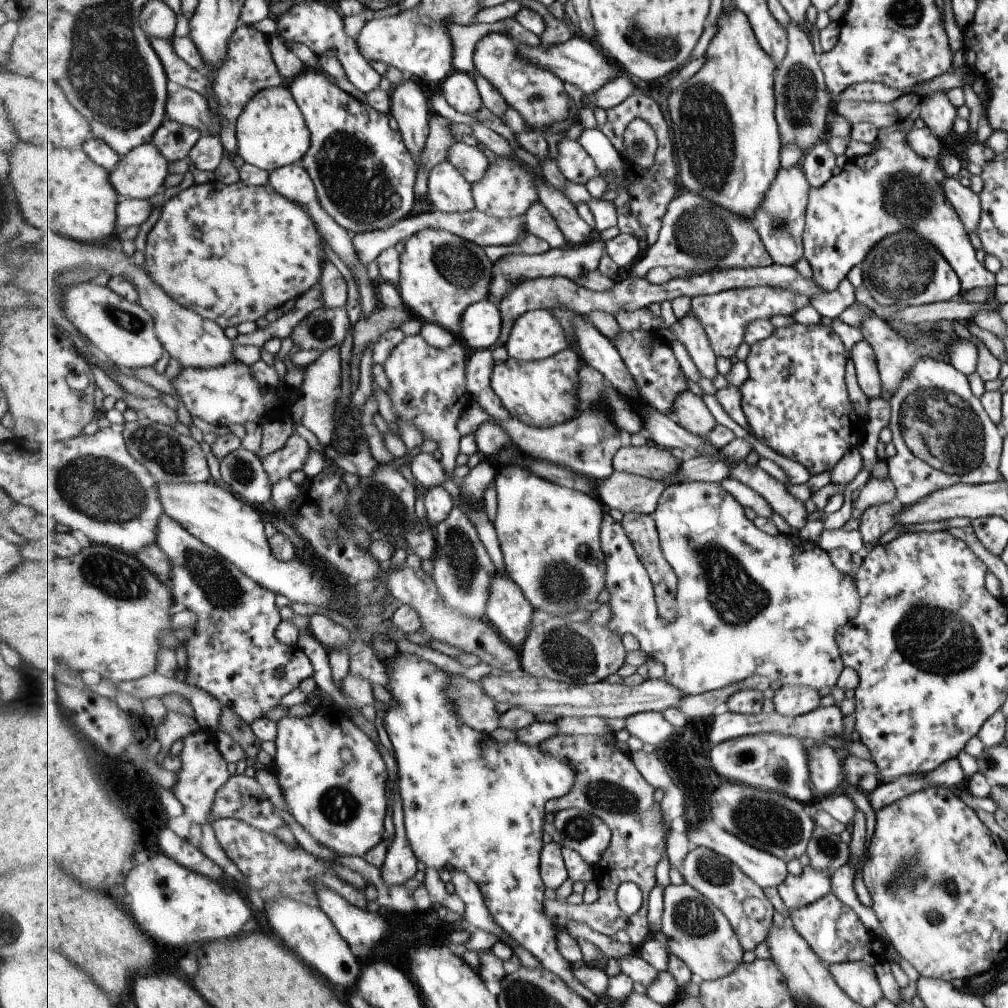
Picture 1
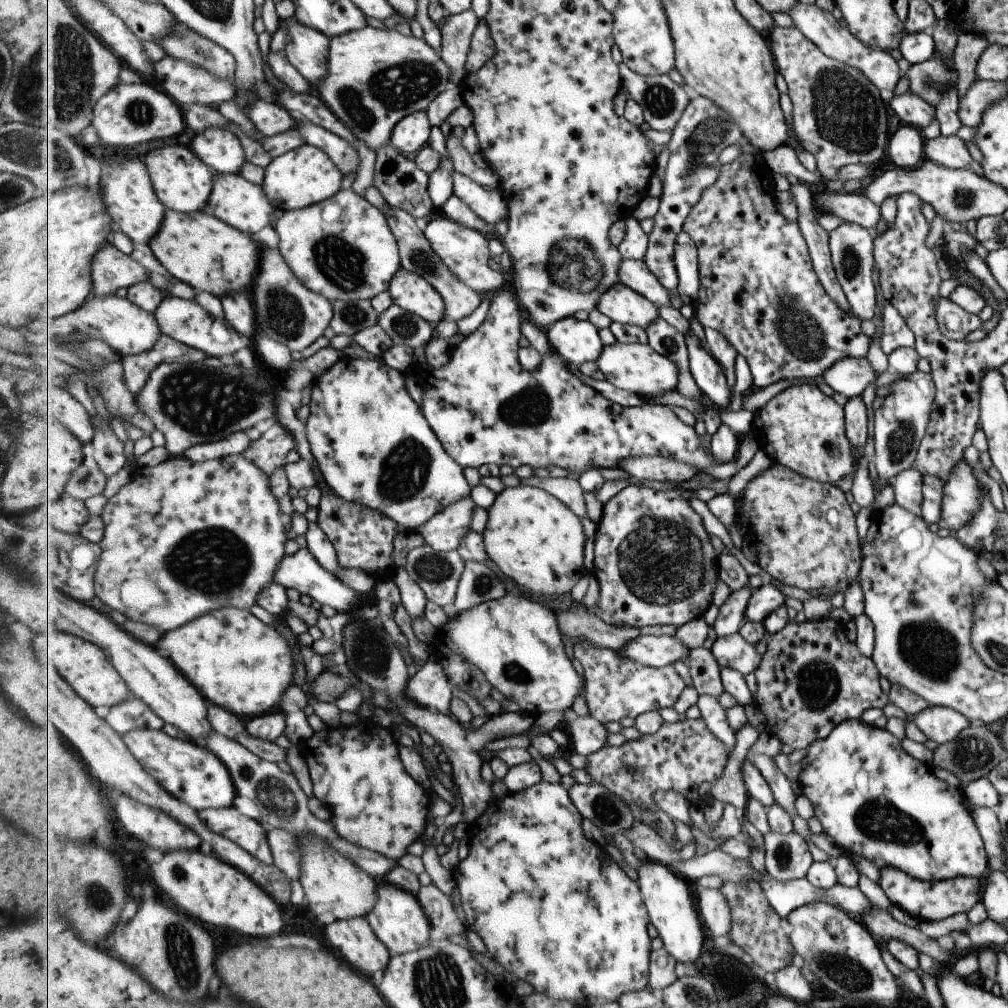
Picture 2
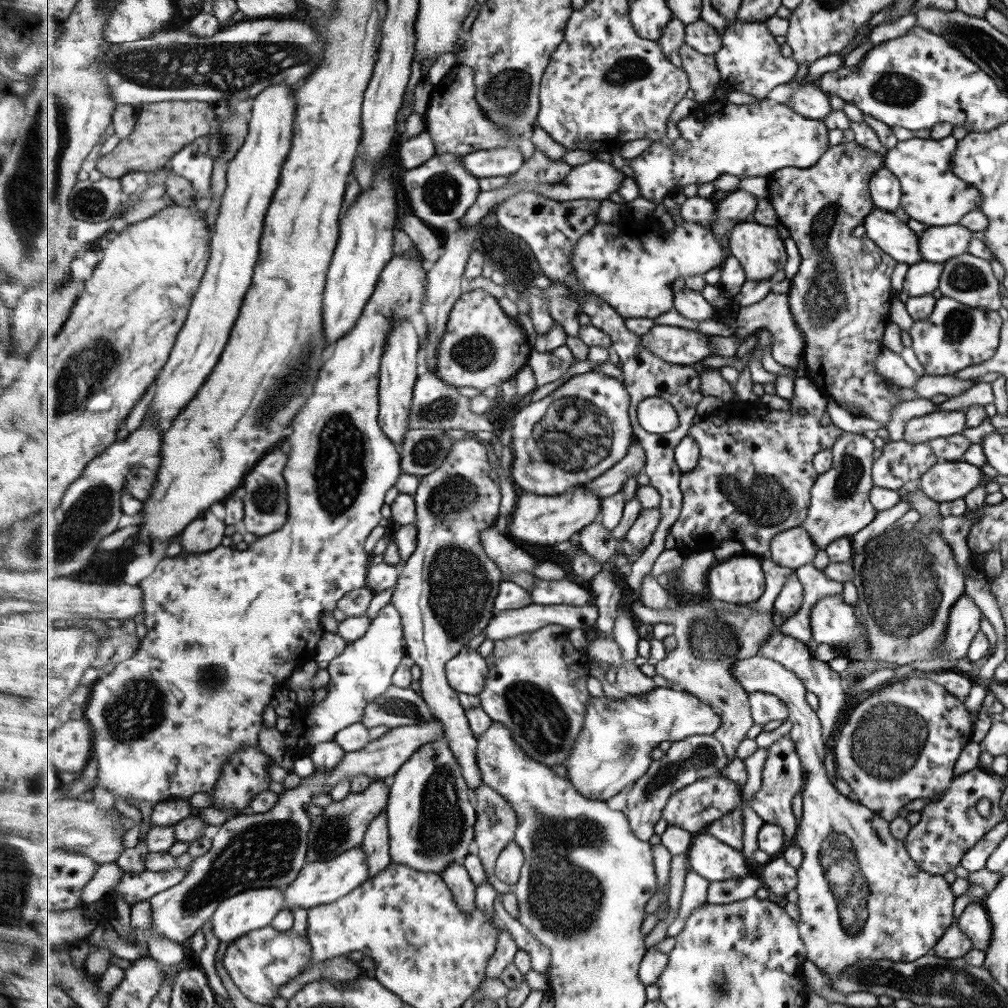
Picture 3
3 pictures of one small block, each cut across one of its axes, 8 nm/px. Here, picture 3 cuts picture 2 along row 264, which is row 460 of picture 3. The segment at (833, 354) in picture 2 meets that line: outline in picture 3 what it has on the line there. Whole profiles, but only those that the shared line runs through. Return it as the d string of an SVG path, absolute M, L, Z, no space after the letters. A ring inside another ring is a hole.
M794 376L794 385L795 396L789 400L791 408L786 411L771 410L766 405L763 405L763 403L759 403L758 405L747 403L744 405L740 401L731 401L715 412L711 412L709 416L702 417L699 423L695 423L691 427L689 435L694 436L700 444L700 461L691 472L684 473L680 482L680 487L684 494L684 505L680 517L671 529L671 534L675 540L675 546L679 550L685 553L698 552L702 550L704 544L707 546L709 540L717 541L718 543L723 542L723 540L736 540L744 546L744 549L749 552L750 555L756 555L763 558L769 555L769 552L772 550L772 540L776 538L780 532L799 527L802 522L805 522L806 516L808 516L808 507L810 506L812 485L815 484L815 480L819 475L816 469L813 468L812 459L816 452L833 447L833 442L838 439L838 436L840 436L843 430L835 427L833 423L829 423L826 426L821 426L821 424L819 424L821 414L823 414L825 409L827 396L822 393L810 379L805 376Z

